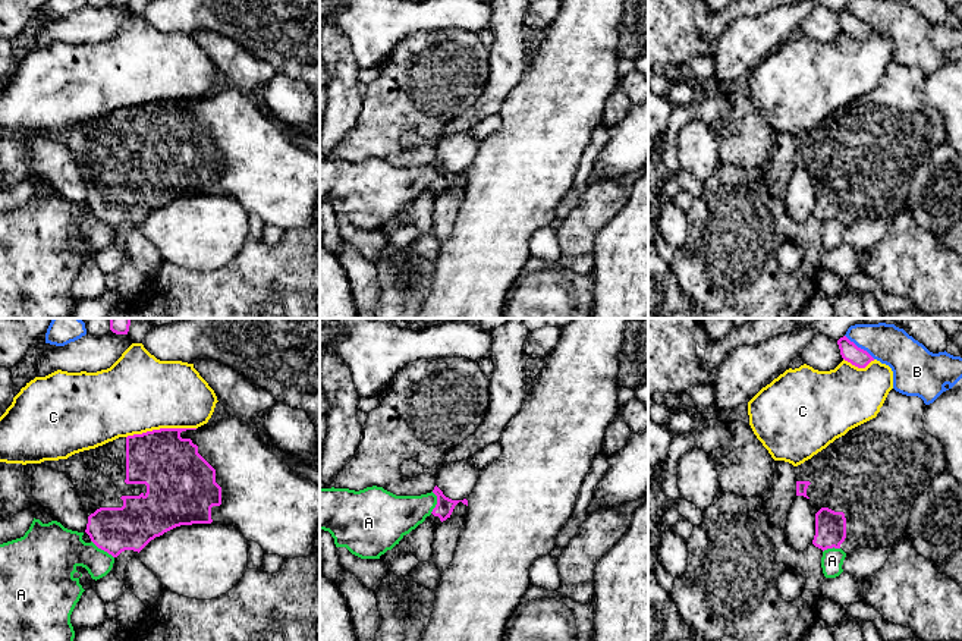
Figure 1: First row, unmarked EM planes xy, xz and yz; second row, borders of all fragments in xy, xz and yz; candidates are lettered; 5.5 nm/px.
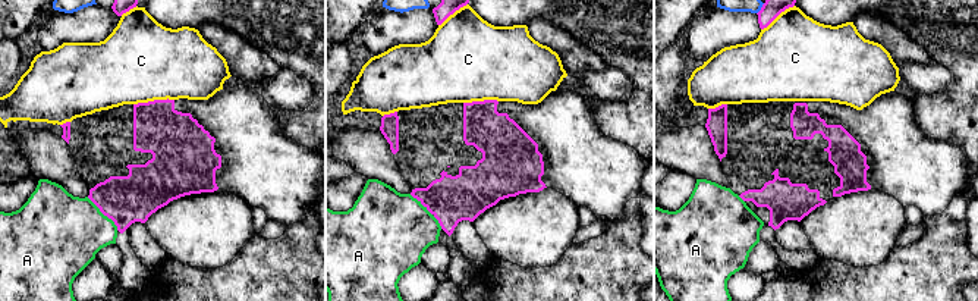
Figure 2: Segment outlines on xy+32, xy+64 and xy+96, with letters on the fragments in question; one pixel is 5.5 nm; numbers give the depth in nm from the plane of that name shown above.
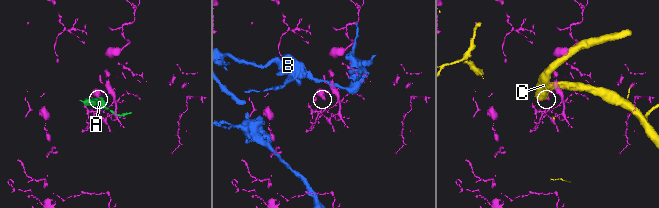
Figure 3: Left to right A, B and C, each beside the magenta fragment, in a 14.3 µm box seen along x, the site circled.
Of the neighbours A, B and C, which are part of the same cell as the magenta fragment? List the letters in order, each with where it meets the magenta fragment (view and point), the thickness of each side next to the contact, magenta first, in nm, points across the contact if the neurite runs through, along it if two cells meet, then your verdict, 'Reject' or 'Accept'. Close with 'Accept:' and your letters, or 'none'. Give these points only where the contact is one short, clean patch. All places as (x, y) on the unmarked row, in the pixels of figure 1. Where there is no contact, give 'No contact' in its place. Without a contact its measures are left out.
A: Touches magenta at xy (103, 220). Thickness 260 nm (magenta) against 260 nm. Boundary: xy (91, 211), (113, 229). Reject
B: Touches magenta at yz (860, 19). Thickness 100 nm (magenta) against 200 nm. Reject
C: Touches magenta at xy (160, 100). Thickness 340 nm (magenta) against 420 nm. Reject
Accept: none

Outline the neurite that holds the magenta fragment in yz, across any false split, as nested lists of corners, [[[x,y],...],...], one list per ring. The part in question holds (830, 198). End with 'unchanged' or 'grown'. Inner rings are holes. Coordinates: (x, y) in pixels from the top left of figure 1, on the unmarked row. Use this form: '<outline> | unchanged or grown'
[[[892,60],[875,89],[849,101],[811,131],[795,138],[796,167],[808,170],[815,182],[812,216],[823,223],[842,220],[846,227],[859,220],[892,219],[906,202],[912,177],[931,153],[949,142],[943,116],[924,100],[925,75]]] | grown

